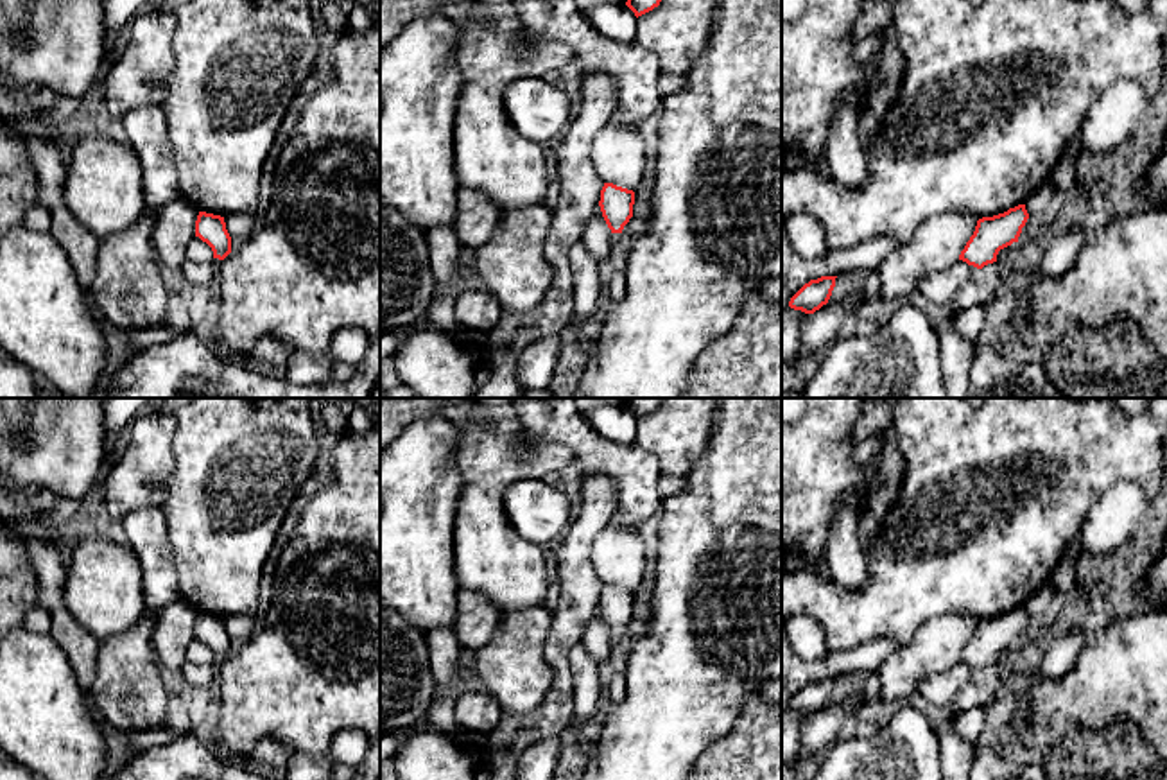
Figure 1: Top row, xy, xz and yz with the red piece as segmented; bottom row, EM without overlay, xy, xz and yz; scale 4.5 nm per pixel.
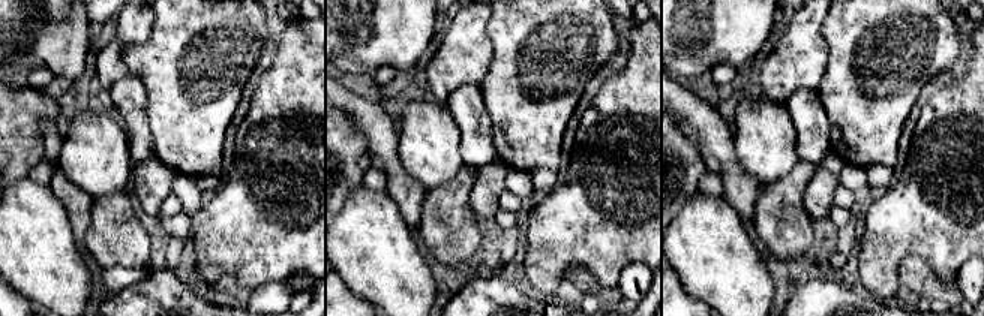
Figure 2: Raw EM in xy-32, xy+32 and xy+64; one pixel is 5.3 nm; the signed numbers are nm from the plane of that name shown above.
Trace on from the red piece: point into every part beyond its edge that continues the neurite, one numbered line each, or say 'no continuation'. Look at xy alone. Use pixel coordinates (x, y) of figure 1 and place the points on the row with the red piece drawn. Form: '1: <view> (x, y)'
no continuation

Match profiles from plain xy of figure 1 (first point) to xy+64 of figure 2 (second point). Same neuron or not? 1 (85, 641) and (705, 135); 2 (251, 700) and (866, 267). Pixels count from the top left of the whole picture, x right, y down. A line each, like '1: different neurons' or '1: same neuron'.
1: same neuron
2: same neuron

